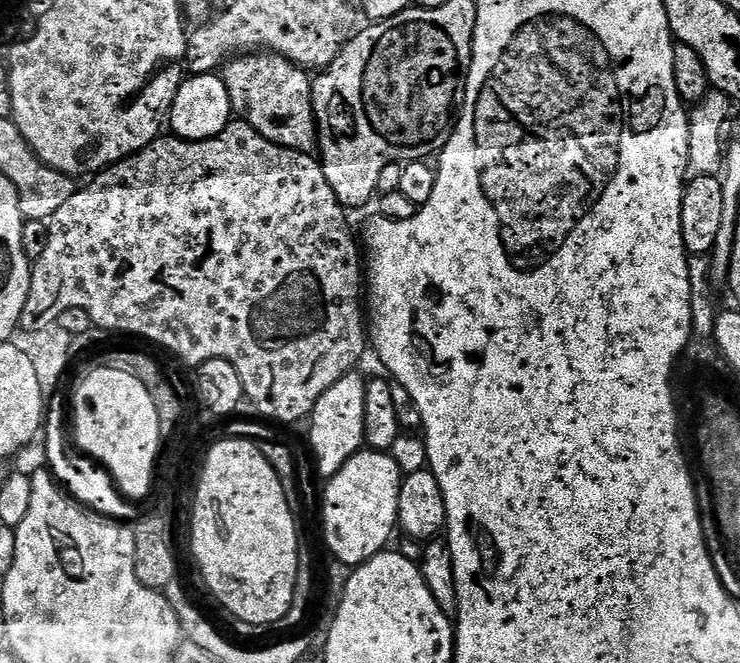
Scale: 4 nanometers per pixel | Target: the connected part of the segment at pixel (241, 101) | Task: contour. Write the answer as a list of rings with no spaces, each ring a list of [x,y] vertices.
[[[271,50],[240,54],[222,68],[233,113],[245,120],[262,138],[295,152],[315,153],[318,148],[316,115],[312,105],[312,81],[304,68]]]

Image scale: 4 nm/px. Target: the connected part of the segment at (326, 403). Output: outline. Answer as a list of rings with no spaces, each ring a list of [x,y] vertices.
[[[353,370],[347,372],[342,378],[338,378],[338,382],[334,382],[334,386],[330,386],[330,390],[326,390],[326,394],[322,394],[322,398],[318,398],[310,417],[312,425],[308,428],[308,440],[312,443],[312,452],[316,455],[316,464],[320,467],[320,472],[324,478],[331,478],[338,470],[342,470],[344,463],[365,447],[366,380],[365,377],[360,377],[358,373],[359,371]]]

